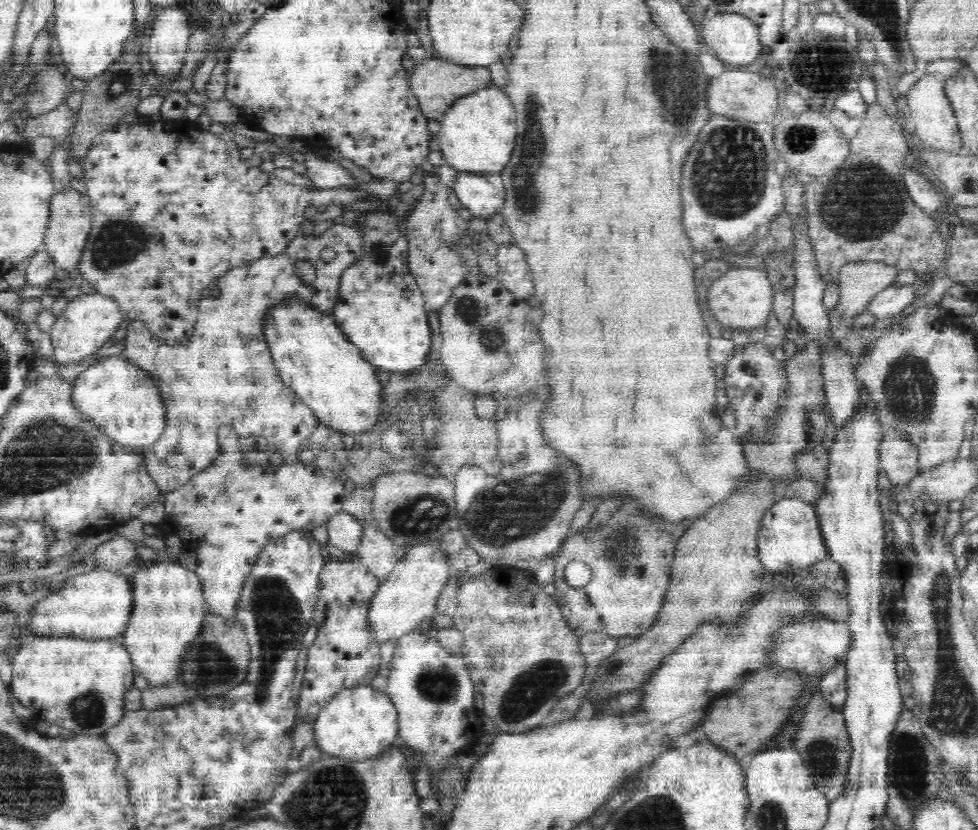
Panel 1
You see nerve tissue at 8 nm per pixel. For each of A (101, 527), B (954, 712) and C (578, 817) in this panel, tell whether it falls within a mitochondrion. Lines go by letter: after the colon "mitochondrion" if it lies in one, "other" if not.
A: other
B: mitochondrion
C: other

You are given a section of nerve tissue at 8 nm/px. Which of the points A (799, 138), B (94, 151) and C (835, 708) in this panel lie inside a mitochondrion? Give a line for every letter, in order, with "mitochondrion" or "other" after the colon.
A: mitochondrion
B: other
C: other

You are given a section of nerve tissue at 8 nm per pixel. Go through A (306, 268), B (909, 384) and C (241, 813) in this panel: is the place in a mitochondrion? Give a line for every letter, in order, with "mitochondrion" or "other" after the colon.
A: mitochondrion
B: mitochondrion
C: other

